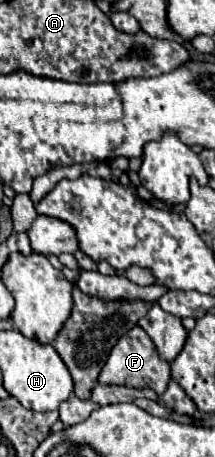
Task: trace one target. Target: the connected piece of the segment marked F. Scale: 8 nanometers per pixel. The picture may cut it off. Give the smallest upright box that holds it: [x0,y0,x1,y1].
[98,326,170,396]

